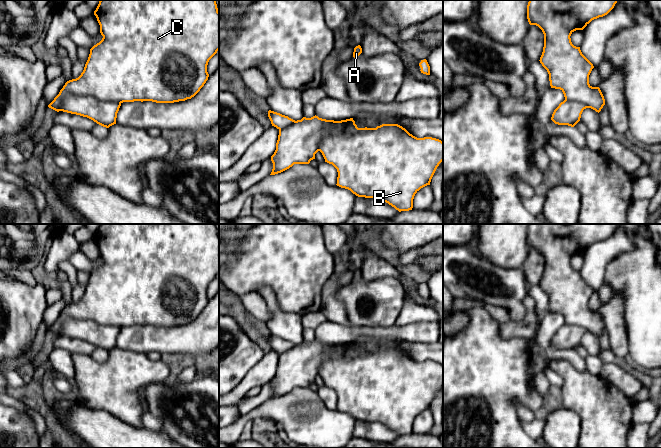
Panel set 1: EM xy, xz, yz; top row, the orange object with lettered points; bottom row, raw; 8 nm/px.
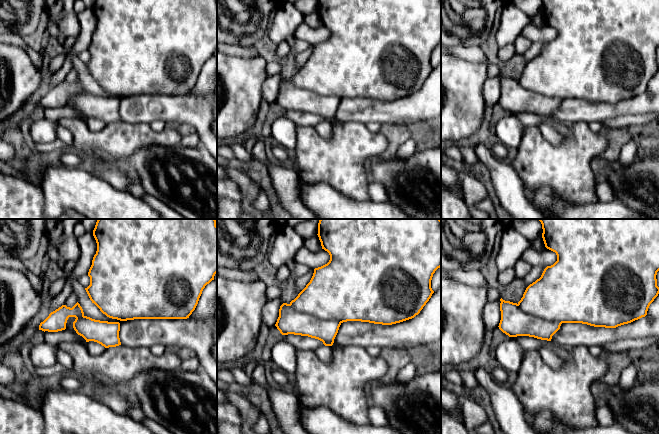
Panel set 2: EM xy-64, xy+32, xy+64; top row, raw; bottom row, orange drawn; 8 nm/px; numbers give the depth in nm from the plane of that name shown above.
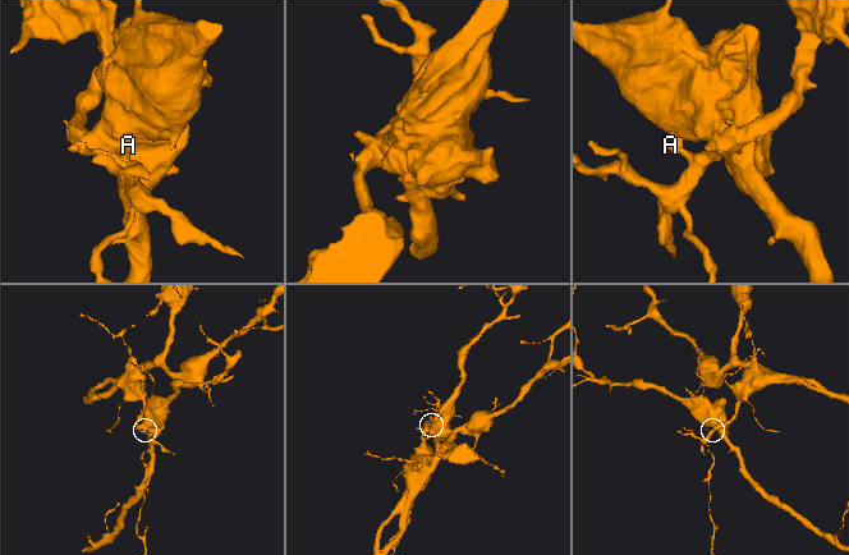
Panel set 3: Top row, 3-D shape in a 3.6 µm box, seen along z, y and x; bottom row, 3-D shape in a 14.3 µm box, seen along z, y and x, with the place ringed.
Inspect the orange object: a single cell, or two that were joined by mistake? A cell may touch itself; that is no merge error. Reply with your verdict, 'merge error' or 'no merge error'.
merge error

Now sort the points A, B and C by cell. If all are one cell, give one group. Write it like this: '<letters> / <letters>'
A / B C

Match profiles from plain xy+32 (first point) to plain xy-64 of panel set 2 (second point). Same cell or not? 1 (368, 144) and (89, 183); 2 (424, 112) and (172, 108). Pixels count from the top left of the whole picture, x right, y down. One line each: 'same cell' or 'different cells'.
1: different cells
2: same cell

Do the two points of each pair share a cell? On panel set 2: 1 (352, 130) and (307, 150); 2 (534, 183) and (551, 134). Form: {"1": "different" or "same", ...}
{"1": "same", "2": "different"}

